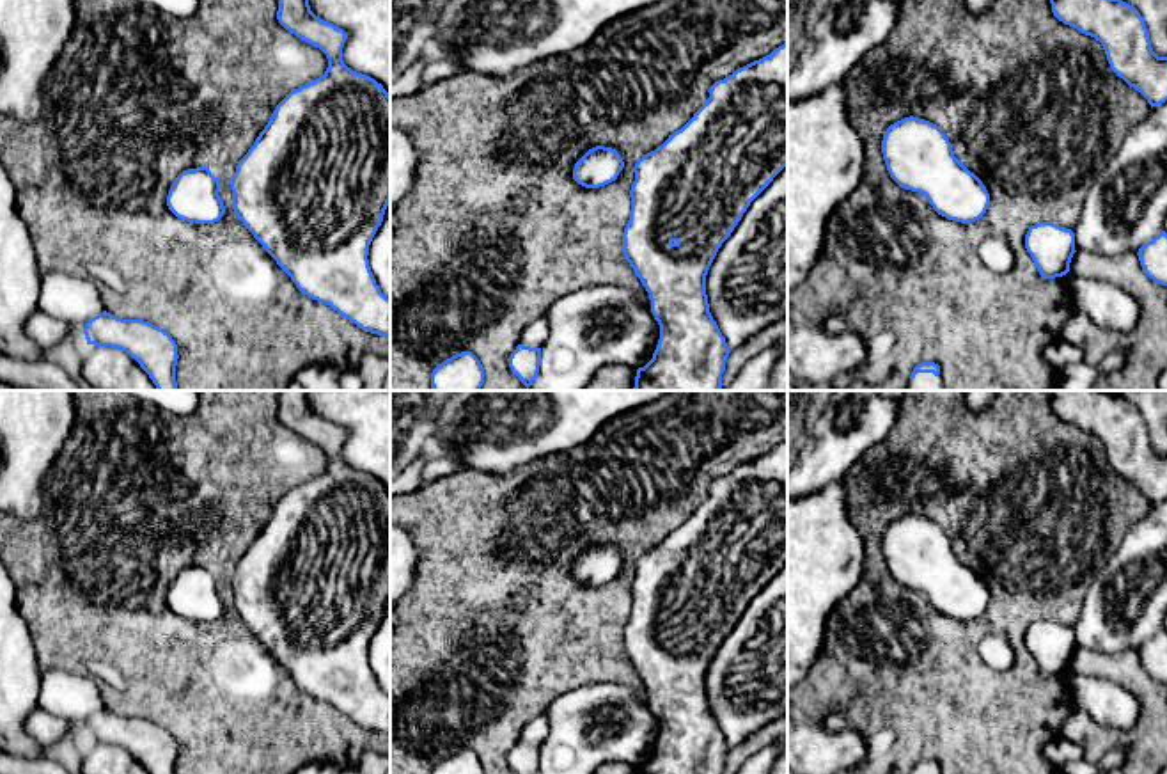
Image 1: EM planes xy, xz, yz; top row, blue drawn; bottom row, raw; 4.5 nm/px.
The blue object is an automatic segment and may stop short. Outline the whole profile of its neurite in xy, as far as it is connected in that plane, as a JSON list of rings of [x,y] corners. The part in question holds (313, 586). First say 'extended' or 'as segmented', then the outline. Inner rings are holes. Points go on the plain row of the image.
as segmented; [[[280,391],[277,417],[286,428],[319,446],[328,465],[319,476],[286,492],[254,543],[238,559],[229,575],[232,607],[303,692],[330,703],[362,728],[390,735],[390,696],[376,682],[367,657],[390,600],[390,492],[374,476],[344,462],[348,431],[316,414],[309,392]]]

